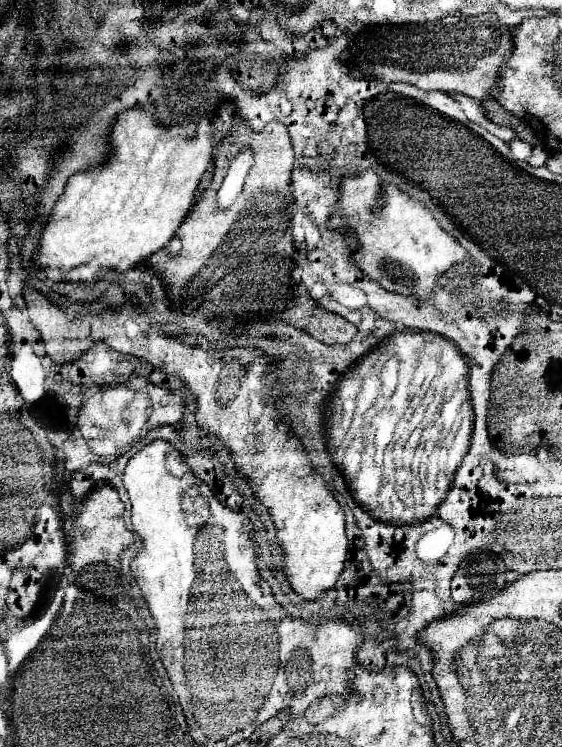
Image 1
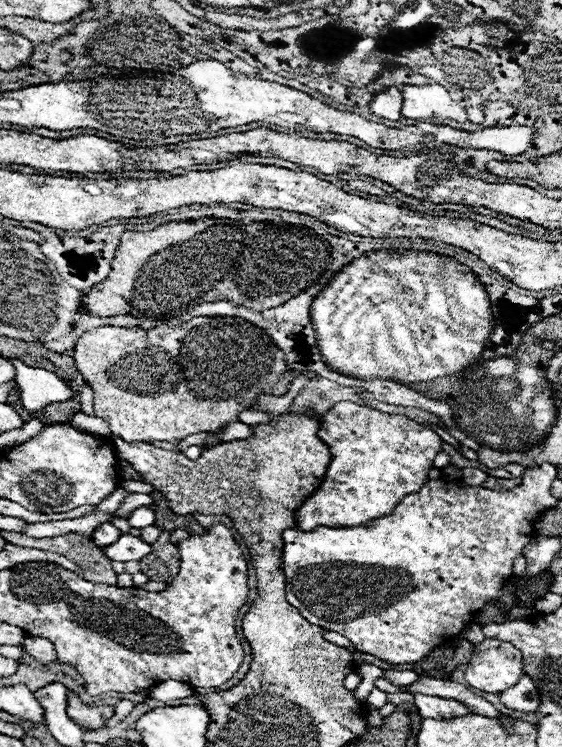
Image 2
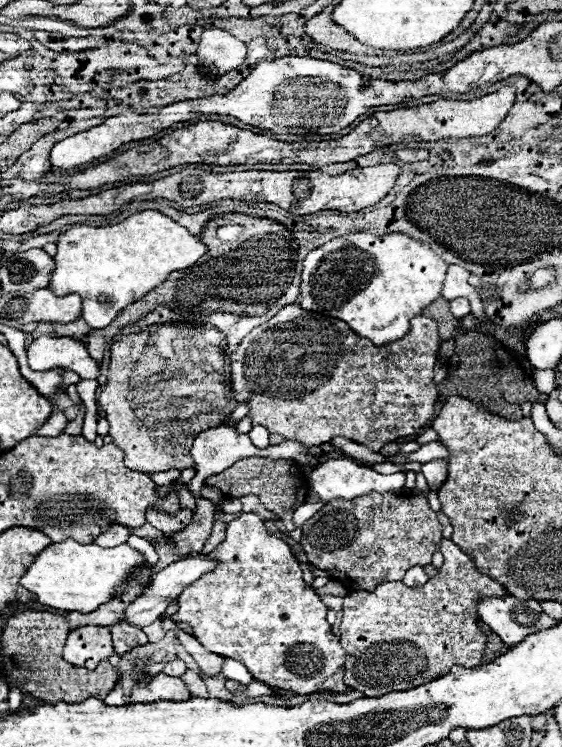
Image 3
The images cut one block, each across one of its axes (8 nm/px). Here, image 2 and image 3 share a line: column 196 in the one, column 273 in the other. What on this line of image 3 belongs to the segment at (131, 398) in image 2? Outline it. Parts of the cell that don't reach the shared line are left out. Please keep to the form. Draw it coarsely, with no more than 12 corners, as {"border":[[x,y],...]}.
{"border":[[284,306],[230,354],[254,426],[378,452],[434,416],[442,340]]}

